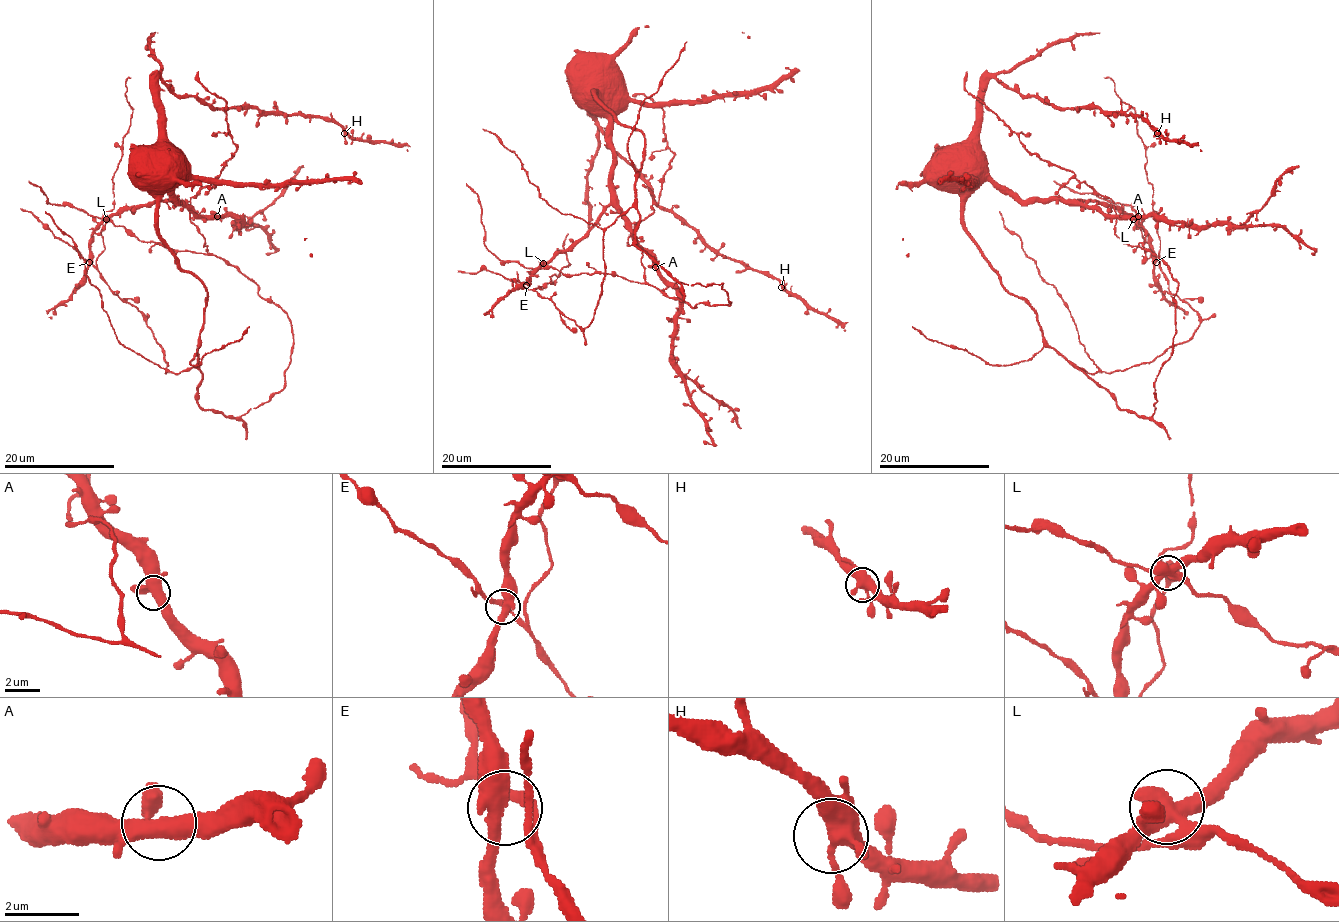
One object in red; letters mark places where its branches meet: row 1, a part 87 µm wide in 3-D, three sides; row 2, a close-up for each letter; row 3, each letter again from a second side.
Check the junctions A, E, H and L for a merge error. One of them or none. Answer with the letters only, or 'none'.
none

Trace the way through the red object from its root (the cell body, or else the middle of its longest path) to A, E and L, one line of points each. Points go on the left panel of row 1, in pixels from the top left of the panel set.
A: (144, 160), (145, 150), (173, 179), (174, 201), (194, 215), (217, 216)
E: (144, 160), (145, 150), (173, 179), (174, 201), (148, 201), (143, 205), (121, 207), (92, 236), (89, 262)
L: (144, 160), (145, 150), (173, 179), (174, 201), (148, 201), (143, 205), (121, 207), (105, 219)

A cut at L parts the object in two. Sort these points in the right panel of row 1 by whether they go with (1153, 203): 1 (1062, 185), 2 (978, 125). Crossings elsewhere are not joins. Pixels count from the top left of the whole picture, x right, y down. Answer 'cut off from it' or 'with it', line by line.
1: cut off from it
2: with it

